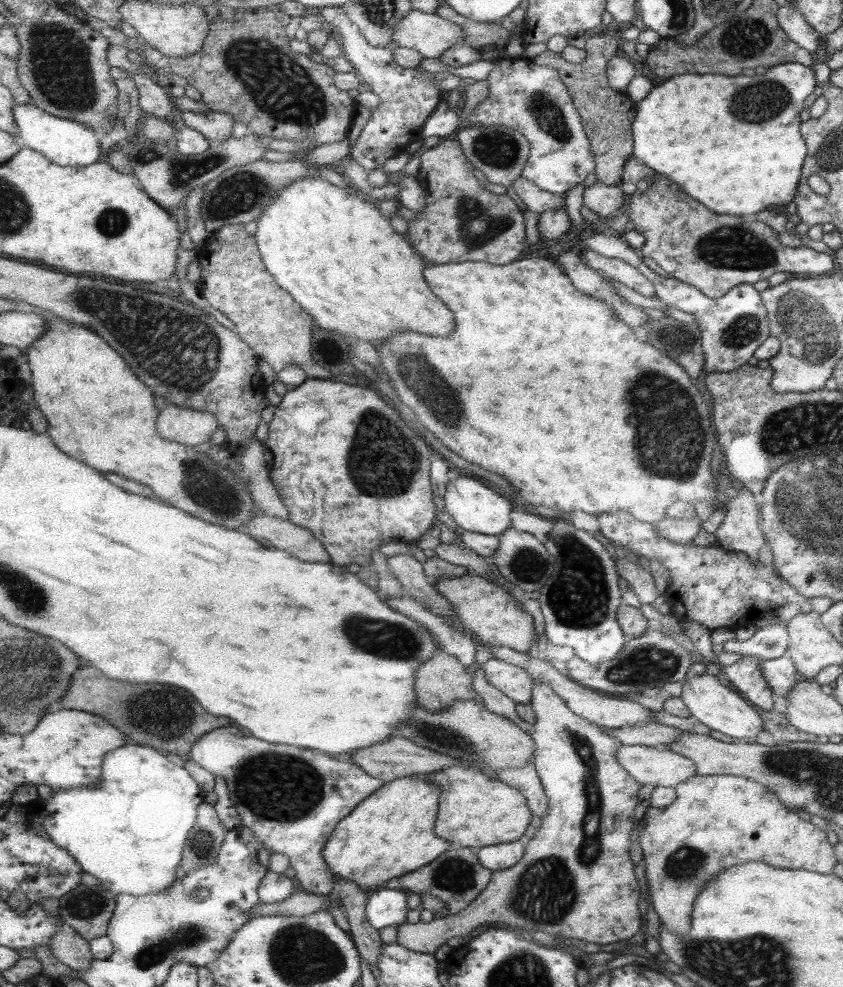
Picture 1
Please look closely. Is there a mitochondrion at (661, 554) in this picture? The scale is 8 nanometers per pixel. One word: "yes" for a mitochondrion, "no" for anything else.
no

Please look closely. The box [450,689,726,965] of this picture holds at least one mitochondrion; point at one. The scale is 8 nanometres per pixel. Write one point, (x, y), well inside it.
(545, 894)

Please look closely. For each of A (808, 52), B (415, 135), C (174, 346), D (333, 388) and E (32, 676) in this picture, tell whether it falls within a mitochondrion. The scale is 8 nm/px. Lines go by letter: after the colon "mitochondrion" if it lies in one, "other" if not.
A: other
B: other
C: mitochondrion
D: other
E: mitochondrion

